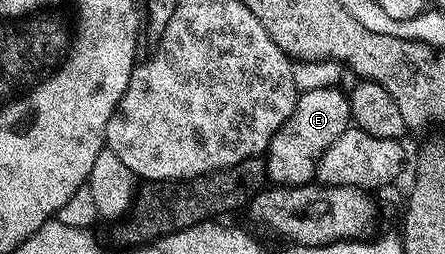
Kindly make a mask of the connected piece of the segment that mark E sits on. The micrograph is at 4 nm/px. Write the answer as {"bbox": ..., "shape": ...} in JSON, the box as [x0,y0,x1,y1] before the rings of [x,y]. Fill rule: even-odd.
{"bbox":[267,88,350,187],"shape":[[[340,88],[302,92],[295,111],[291,111],[287,123],[275,131],[267,150],[272,184],[277,187],[310,184],[318,176],[321,157],[350,125],[349,99]]]}

